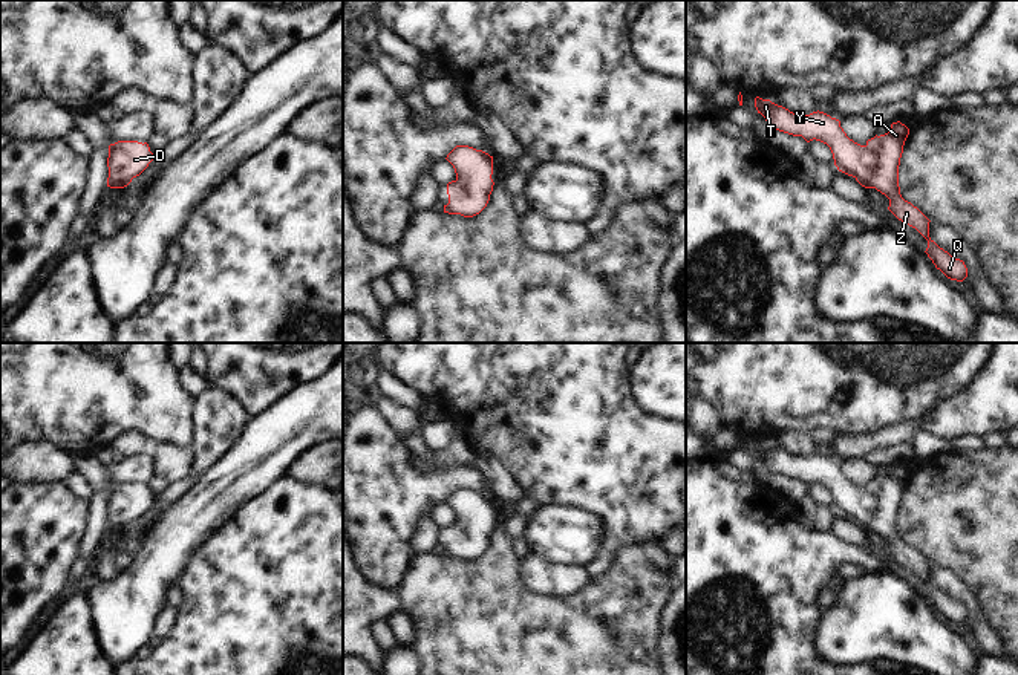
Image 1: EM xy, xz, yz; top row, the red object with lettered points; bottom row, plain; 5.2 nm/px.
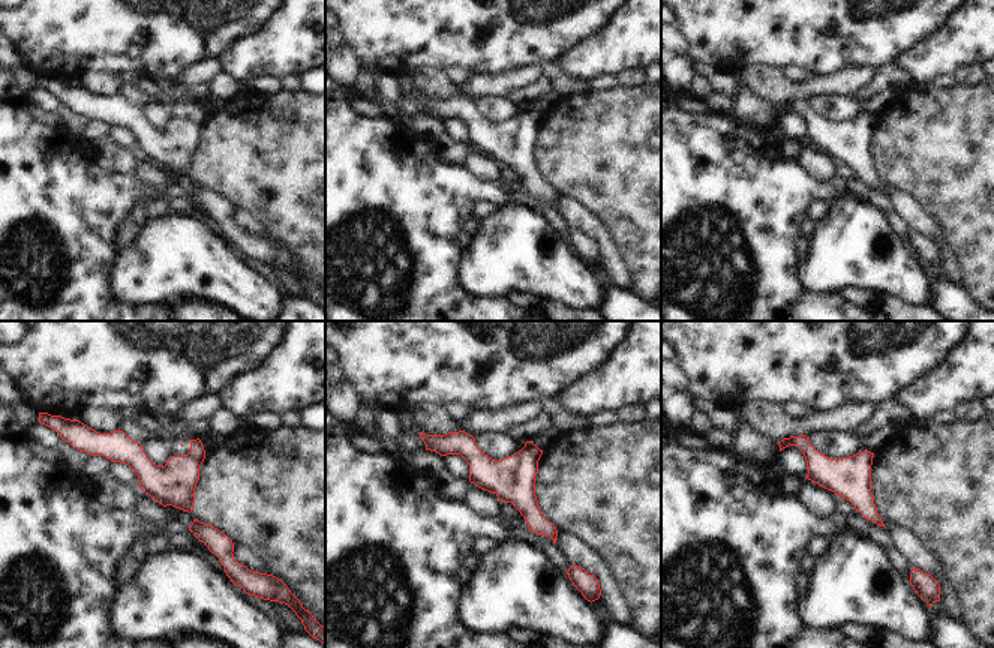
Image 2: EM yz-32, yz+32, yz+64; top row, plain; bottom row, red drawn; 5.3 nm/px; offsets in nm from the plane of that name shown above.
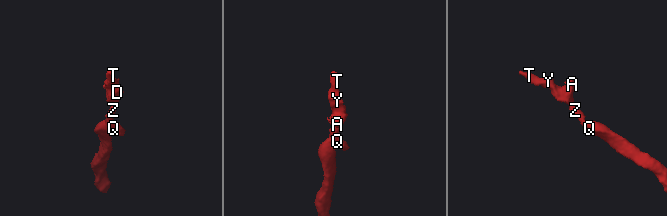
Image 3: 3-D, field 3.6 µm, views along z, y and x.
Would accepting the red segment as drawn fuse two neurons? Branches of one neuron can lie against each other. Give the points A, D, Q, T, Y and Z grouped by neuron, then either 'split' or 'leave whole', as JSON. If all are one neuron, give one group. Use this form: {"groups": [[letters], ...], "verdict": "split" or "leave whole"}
{"groups": [["A", "D", "Q", "T", "Y", "Z"]], "verdict": "leave whole"}

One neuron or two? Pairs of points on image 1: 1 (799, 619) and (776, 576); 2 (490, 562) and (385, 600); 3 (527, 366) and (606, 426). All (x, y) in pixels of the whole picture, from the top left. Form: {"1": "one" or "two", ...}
{"1": "one", "2": "two", "3": "one"}

